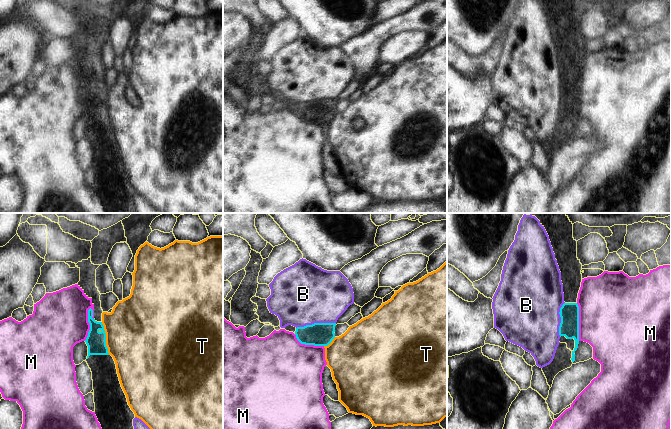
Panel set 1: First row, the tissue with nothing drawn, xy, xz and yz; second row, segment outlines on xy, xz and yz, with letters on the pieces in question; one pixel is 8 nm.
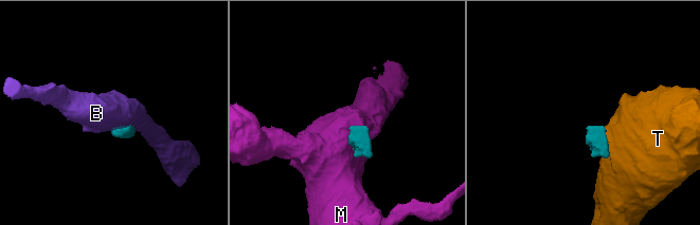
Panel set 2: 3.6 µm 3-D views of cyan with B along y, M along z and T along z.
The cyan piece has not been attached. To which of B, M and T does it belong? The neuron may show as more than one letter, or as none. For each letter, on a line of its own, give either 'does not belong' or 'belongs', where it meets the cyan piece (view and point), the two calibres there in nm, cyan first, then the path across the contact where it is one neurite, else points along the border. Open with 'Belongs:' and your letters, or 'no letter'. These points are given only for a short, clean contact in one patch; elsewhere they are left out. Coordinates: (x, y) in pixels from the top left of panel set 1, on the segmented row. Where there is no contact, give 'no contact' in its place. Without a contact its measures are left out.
Belongs: B
B: belongs | xz (315, 323) | 190/500 nm
M: does not belong | xy (89, 323) | 160/460 nm | along xy (90, 307), (88, 310), (89, 331), (84, 340)
T: does not belong | xy (105, 338) | 160/500 nm | along xy (101, 322), (105, 333), (105, 345), (109, 354)

